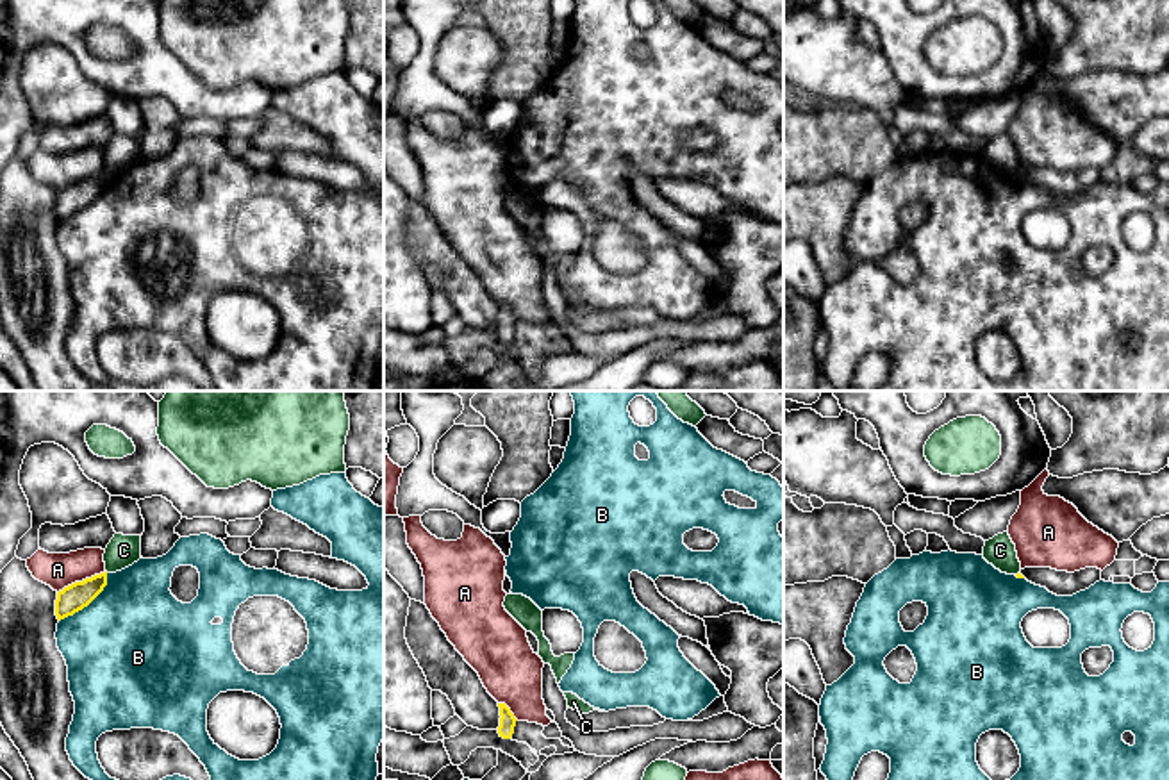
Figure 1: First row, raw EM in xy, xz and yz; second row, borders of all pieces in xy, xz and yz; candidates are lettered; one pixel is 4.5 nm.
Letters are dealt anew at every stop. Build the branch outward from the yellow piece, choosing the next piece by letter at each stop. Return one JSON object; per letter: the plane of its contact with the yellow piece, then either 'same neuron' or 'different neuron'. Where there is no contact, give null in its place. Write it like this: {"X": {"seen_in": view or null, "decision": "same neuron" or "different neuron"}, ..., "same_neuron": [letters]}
{"A": {"seen_in": "xy", "decision": "different neuron"}, "B": {"seen_in": "xy", "decision": "different neuron"}, "C": {"seen_in": "yz", "decision": "different neuron"}, "same_neuron": []}

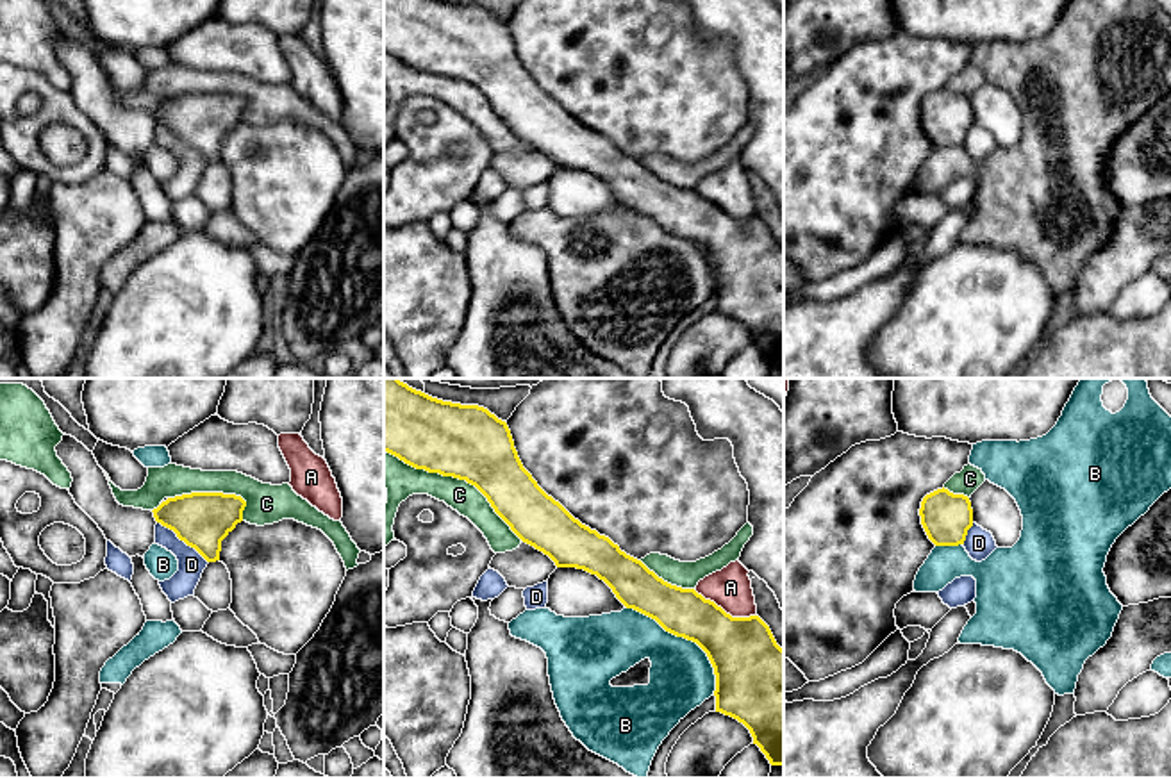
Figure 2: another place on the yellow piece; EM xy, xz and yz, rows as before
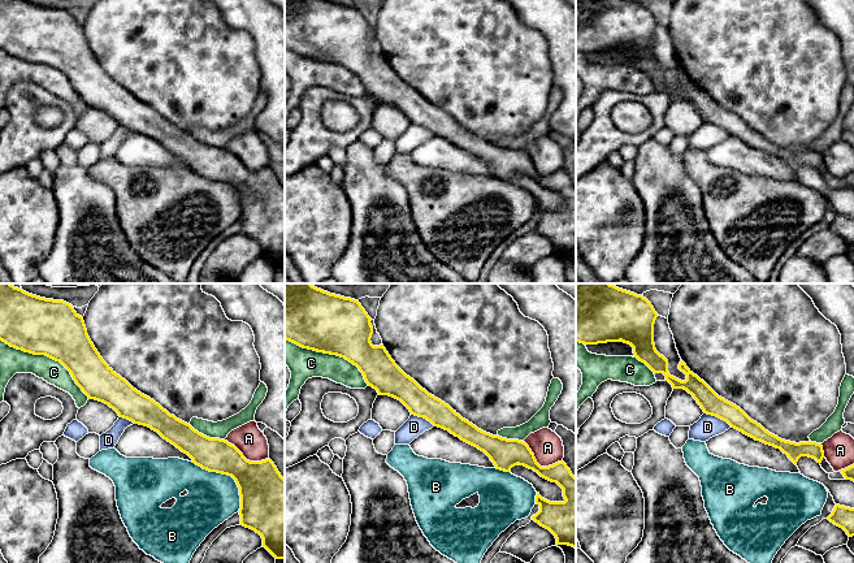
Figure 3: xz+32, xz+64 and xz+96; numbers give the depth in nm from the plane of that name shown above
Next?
{"A": {"seen_in": "xz", "decision": "different neuron"}, "B": {"seen_in": "xz", "decision": "different neuron"}, "C": {"seen_in": "xz", "decision": "different neuron"}, "D": {"seen_in": "xy", "decision": "different neuron"}, "same_neuron": []}

